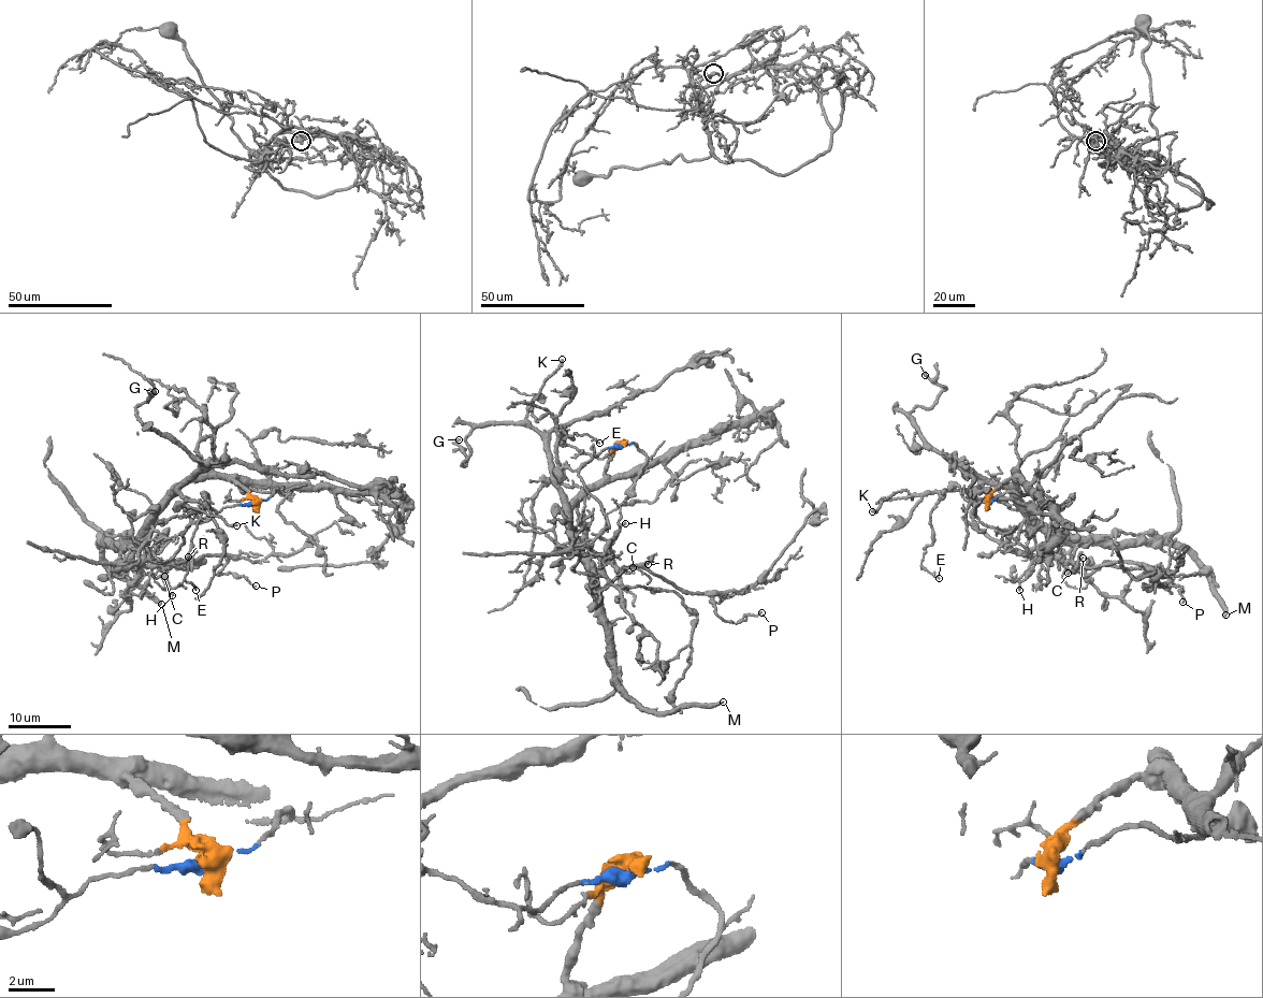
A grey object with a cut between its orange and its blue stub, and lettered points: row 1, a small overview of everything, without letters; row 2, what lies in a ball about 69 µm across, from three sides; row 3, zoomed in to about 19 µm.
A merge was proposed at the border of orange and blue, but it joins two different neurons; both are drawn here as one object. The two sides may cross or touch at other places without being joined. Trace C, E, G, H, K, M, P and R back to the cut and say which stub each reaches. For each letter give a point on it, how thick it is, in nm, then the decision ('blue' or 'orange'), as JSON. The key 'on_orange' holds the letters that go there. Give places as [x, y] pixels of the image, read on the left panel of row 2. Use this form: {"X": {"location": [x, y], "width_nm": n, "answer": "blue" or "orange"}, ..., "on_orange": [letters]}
{"C": {"location": [164, 576], "width_nm": 130, "answer": "orange"}, "E": {"location": [196, 590], "width_nm": 70, "answer": "orange"}, "G": {"location": [155, 391], "width_nm": 190, "answer": "orange"}, "H": {"location": [172, 595], "width_nm": 180, "answer": "orange"}, "K": {"location": [236, 525], "width_nm": 240, "answer": "orange"}, "M": {"location": [161, 604], "width_nm": 300, "answer": "orange"}, "P": {"location": [256, 586], "width_nm": 120, "answer": "orange"}, "R": {"location": [188, 557], "width_nm": 120, "answer": "orange"}, "on_orange": ["C", "E", "G", "H", "K", "M", "P", "R"]}

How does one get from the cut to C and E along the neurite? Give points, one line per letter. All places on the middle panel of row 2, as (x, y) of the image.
C: (622, 443), (608, 462), (605, 478), (577, 497), (570, 526), (590, 579), (601, 589), (633, 566)
E: (622, 443), (605, 478), (566, 508), (557, 438), (562, 431), (574, 438), (588, 434), (599, 444)

